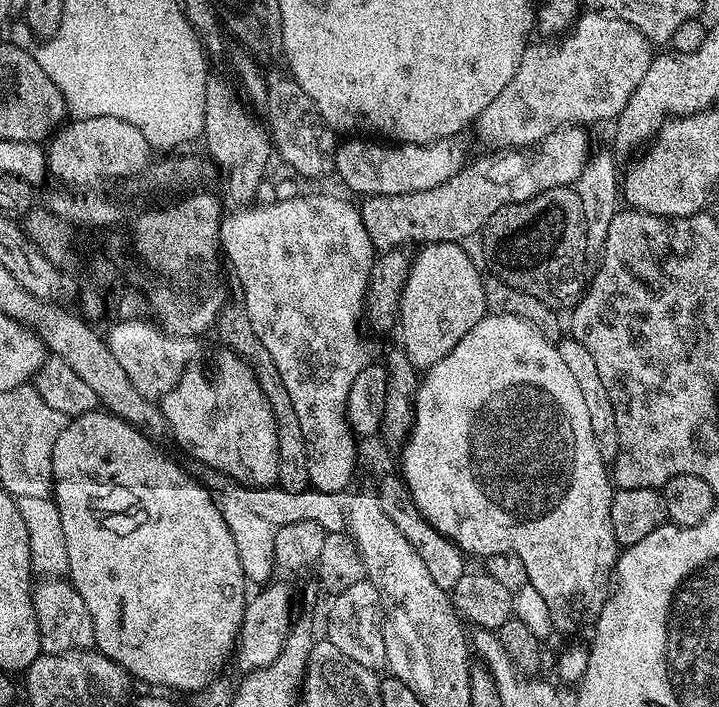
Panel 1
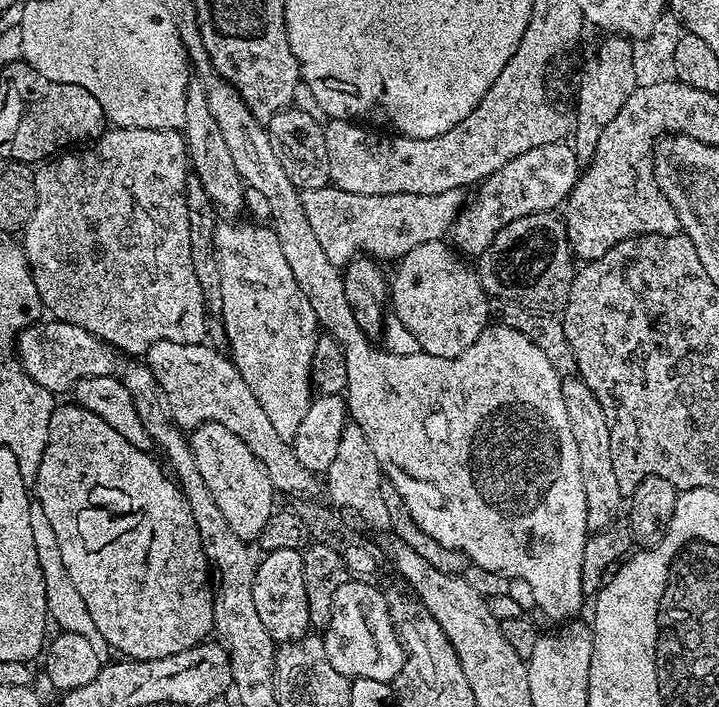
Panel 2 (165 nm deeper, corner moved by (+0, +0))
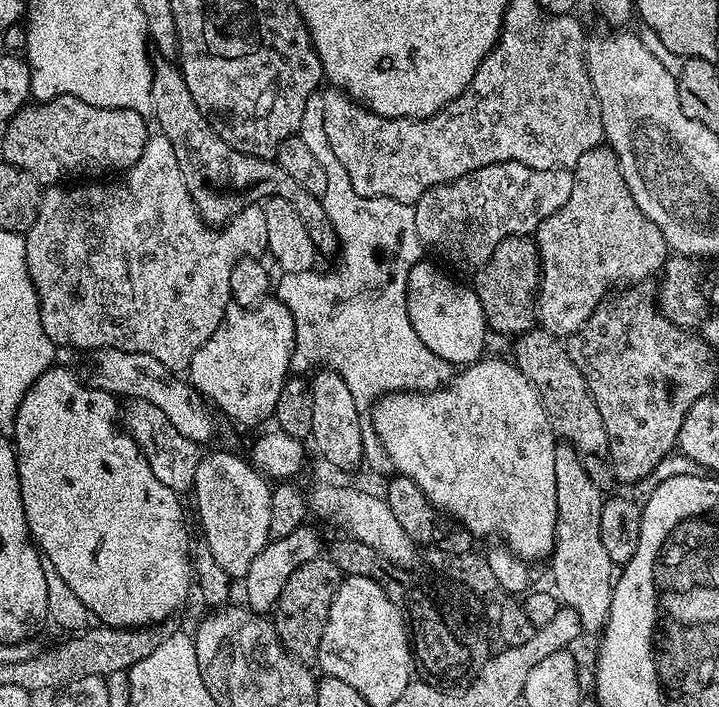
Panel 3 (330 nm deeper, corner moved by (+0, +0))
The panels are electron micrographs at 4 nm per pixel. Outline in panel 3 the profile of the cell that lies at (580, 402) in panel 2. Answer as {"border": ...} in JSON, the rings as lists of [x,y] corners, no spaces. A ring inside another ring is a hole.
{"border":[[[563,442],[557,443],[554,454],[554,476],[558,486],[558,522],[556,544],[552,547],[552,580],[554,591],[567,607],[573,608],[585,633],[603,633],[610,614],[614,587],[614,565],[602,546],[602,506],[605,497],[588,477],[576,451]]]}

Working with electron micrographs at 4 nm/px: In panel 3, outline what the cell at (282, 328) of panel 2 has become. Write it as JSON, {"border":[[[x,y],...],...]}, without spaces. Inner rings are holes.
{"border":[[[265,298],[254,308],[229,307],[218,330],[190,358],[186,376],[199,395],[216,403],[234,423],[252,428],[263,416],[275,413],[295,350],[296,327],[290,310],[279,298]]]}

